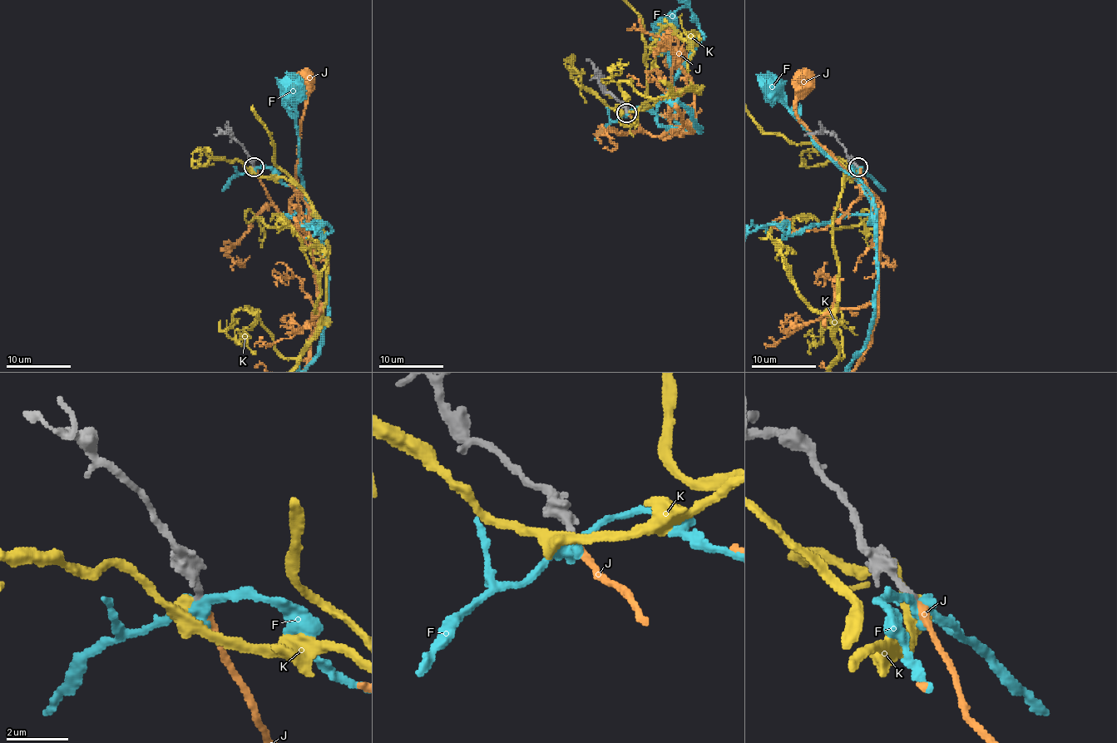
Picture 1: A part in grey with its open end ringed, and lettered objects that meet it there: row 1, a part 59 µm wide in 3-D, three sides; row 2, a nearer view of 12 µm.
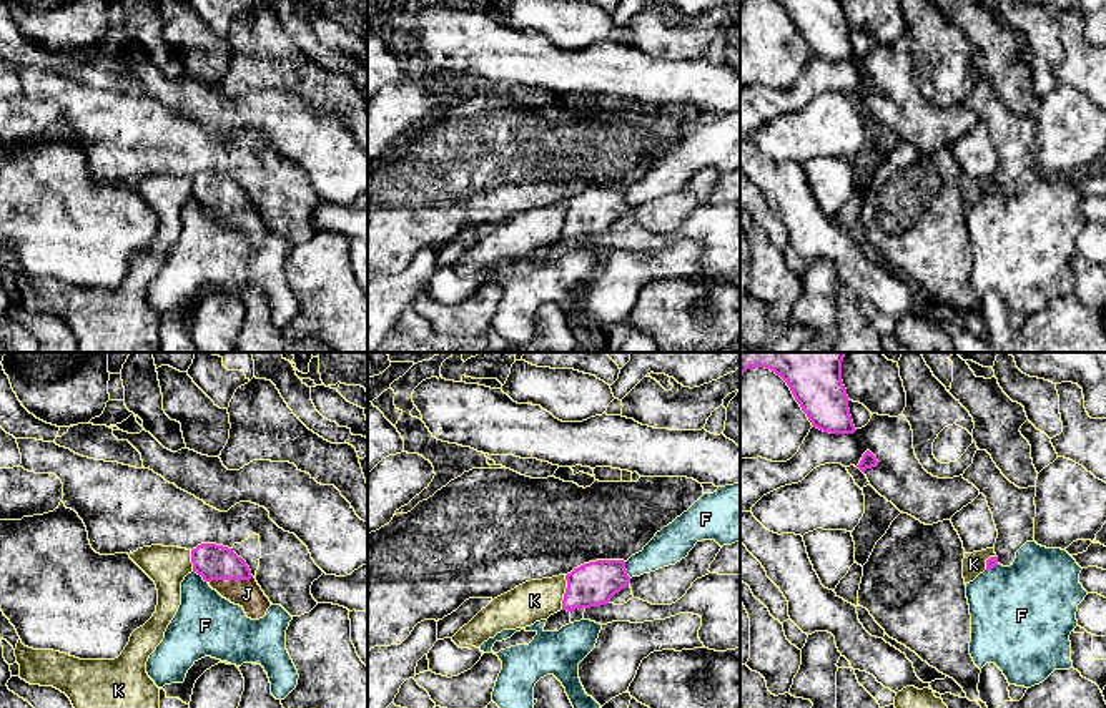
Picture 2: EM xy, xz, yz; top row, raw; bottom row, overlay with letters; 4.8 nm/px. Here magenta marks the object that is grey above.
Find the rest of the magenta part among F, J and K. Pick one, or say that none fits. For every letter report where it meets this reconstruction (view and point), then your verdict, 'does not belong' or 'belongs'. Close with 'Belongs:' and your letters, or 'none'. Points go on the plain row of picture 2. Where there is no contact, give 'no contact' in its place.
F: xy (200, 201) | does not belong
J: xy (230, 206) | belongs
K: xz (566, 220) | does not belong
Belongs: J

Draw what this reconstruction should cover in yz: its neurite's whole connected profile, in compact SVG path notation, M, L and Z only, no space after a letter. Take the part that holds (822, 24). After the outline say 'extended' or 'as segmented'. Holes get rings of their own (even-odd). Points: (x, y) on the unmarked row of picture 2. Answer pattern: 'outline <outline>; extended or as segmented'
outline M775 0L790 15L813 55L830 61L853 61L842 0Z; as segmented

